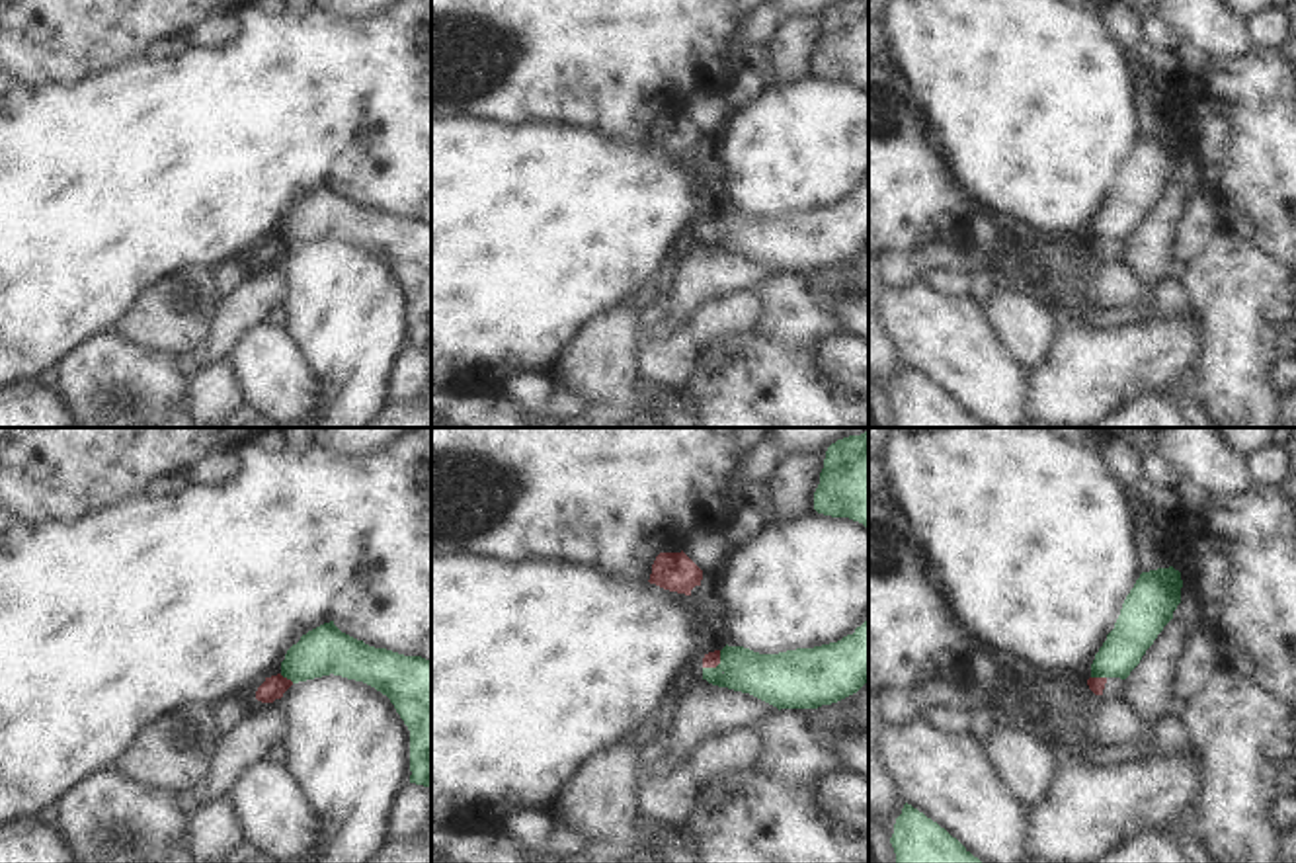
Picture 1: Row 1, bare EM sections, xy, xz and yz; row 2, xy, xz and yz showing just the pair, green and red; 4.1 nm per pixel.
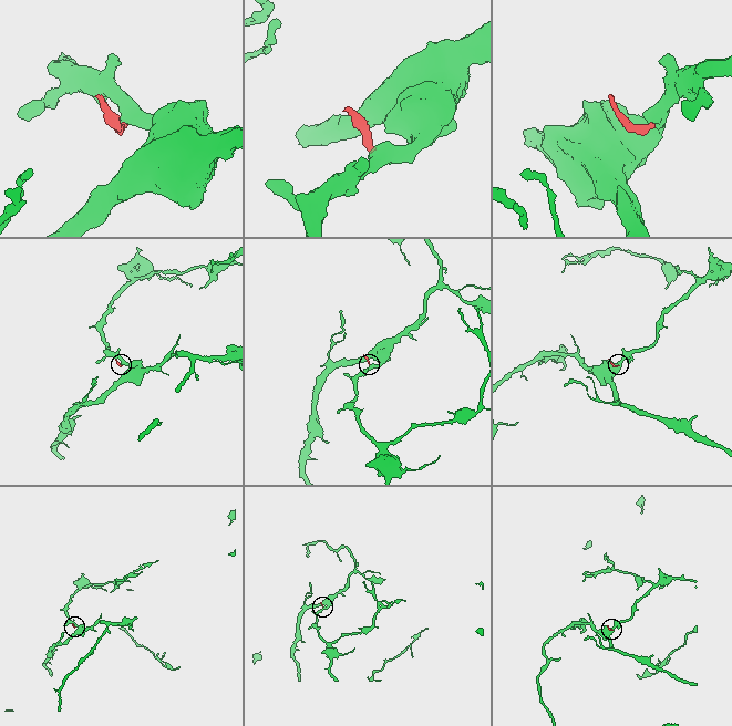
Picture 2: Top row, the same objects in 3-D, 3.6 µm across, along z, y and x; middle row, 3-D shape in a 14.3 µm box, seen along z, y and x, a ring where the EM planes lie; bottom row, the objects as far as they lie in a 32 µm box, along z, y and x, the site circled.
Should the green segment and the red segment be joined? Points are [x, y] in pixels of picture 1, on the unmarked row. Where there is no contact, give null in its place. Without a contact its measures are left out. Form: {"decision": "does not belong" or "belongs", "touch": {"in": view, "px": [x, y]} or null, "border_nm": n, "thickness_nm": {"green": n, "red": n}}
{"decision": "does not belong", "touch": {"in": "xz", "px": [719, 227]}, "border_nm": 110, "thickness_nm": {"green": 200, "red": 60}}

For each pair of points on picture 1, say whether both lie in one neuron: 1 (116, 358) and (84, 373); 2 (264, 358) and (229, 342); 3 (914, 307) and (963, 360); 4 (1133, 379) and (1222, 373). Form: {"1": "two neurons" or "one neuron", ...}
{"1": "one neuron", "2": "two neurons", "3": "one neuron", "4": "two neurons"}

